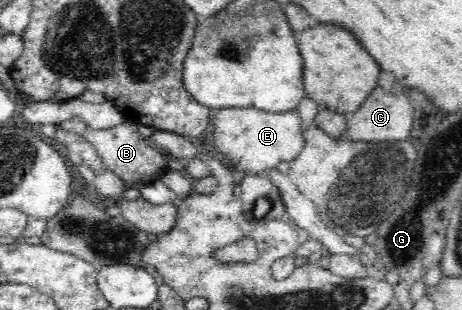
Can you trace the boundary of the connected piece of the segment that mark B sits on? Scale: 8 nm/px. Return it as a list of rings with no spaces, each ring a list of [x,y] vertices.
[[[125,118],[120,125],[110,129],[92,129],[80,120],[72,119],[62,121],[55,125],[56,130],[74,133],[85,138],[102,156],[108,170],[119,176],[128,188],[138,188],[146,182],[152,182],[168,171],[167,156],[164,151],[157,149],[150,143],[149,138],[144,138],[139,133],[139,124]]]

